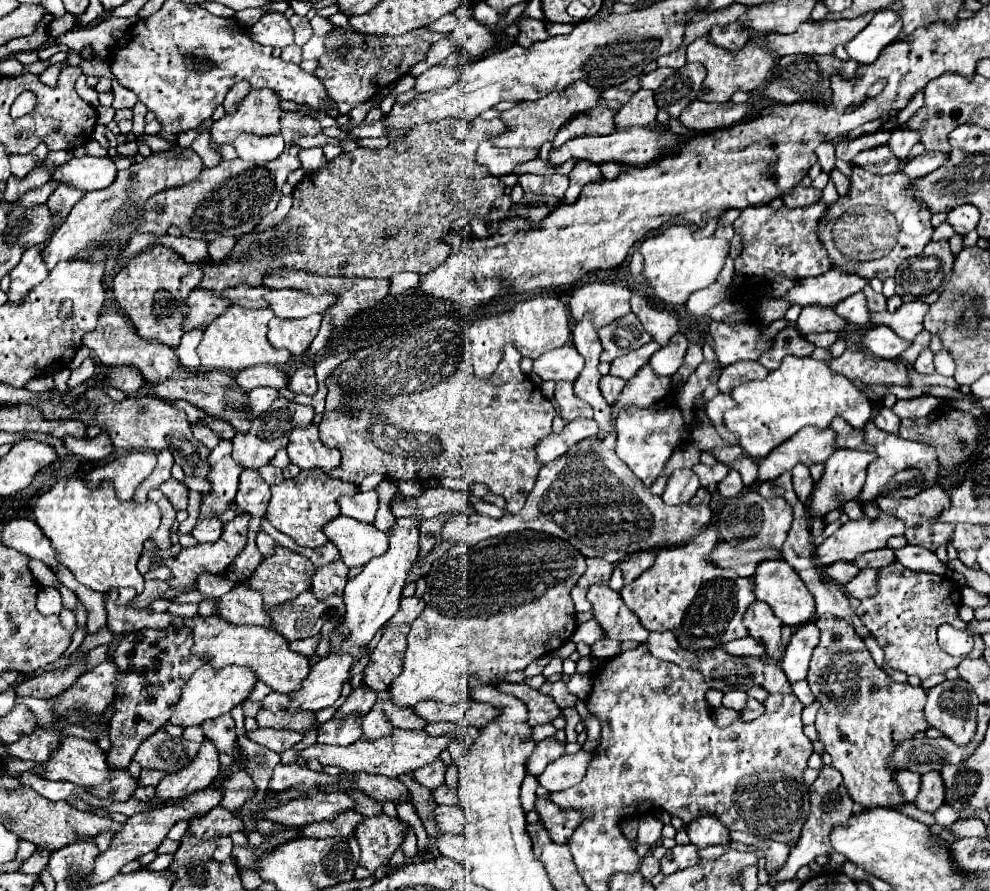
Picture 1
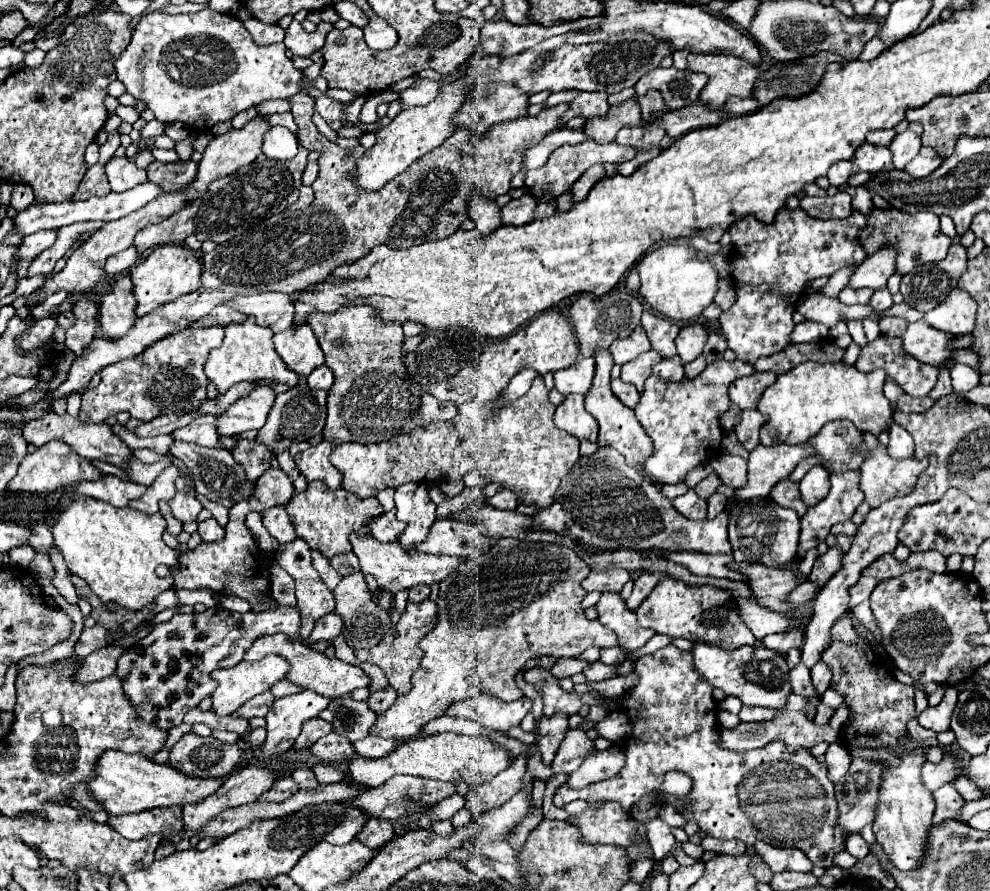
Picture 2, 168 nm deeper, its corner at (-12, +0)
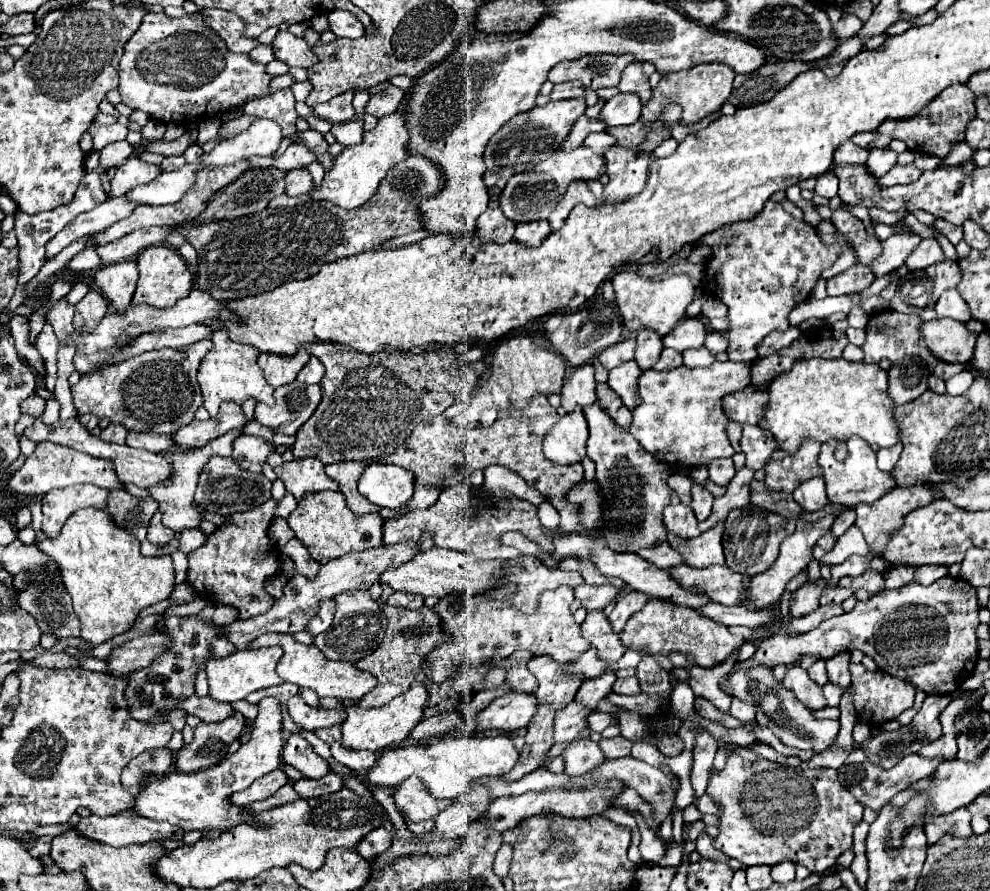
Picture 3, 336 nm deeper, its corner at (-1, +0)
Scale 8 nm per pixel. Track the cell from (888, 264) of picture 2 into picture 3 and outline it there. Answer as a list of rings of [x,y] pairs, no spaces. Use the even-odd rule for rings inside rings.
[[[895,234],[895,236],[883,240],[881,242],[883,252],[877,256],[877,260],[867,264],[869,270],[879,278],[879,276],[885,276],[887,272],[903,266],[905,256],[909,256],[917,248],[919,242],[921,242],[919,236],[907,236],[907,234]]]

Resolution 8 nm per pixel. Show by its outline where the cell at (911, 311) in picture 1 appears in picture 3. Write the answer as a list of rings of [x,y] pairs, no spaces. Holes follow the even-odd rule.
[[[949,288],[941,294],[941,298],[935,304],[935,314],[937,318],[953,318],[959,322],[967,322],[971,320],[971,312],[965,304],[965,300],[959,296],[959,292],[955,288]]]

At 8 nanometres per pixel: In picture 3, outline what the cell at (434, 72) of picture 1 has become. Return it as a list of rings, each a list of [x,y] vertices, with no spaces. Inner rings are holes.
[[[389,86],[385,92],[371,96],[365,112],[367,112],[367,114],[373,114],[375,118],[381,118],[381,116],[385,116],[385,114],[397,112],[397,108],[399,108],[399,104],[403,102],[403,98],[405,98],[405,92],[403,92],[401,88]]]

